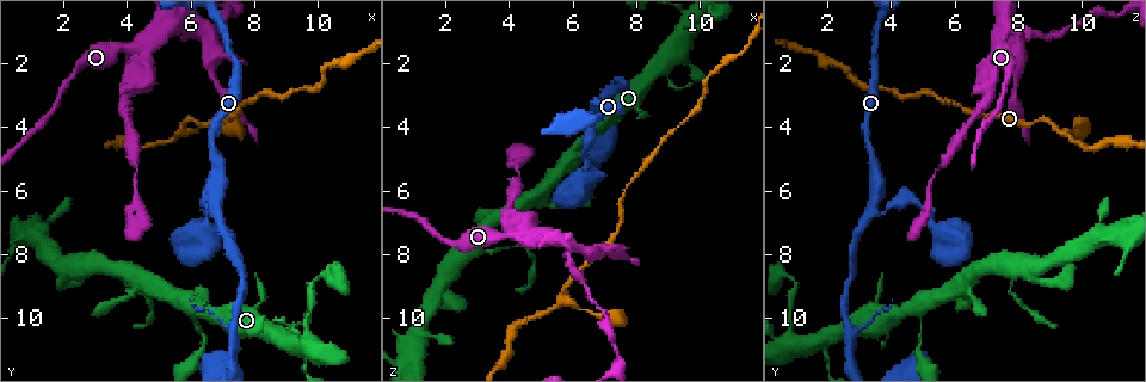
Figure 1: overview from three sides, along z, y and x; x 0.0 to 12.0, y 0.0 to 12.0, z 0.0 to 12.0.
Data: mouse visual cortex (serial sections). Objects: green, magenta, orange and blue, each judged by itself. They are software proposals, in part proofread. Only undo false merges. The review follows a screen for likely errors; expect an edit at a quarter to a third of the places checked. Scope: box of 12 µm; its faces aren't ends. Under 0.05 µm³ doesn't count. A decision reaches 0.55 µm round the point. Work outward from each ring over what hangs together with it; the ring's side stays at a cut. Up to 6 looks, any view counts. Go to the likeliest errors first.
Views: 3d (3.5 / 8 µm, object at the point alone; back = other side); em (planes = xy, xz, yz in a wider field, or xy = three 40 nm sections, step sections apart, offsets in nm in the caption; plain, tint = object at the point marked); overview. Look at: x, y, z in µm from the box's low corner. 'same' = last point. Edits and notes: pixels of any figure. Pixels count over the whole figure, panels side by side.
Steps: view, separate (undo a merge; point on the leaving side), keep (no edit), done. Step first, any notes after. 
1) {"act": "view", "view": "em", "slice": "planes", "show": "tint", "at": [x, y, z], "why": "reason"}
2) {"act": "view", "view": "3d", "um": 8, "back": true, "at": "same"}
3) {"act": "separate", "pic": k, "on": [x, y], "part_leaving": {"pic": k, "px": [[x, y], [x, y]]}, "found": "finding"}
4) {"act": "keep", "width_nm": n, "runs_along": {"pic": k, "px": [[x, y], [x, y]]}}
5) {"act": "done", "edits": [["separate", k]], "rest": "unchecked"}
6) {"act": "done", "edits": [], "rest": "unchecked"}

{"act": "view", "view": "3d", "um": 3.5, "at": [6.7, 6.5, 3.4], "why": "thin neck"}

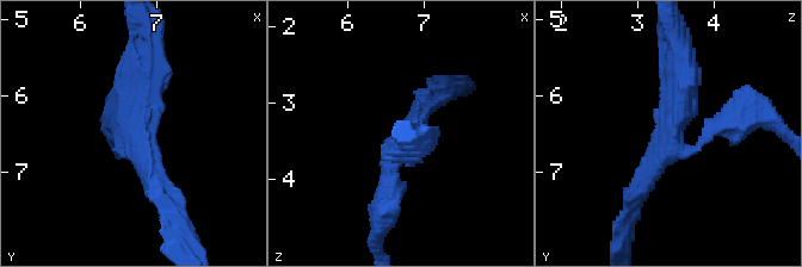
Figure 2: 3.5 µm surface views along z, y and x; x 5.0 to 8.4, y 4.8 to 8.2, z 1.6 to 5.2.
{"act": "view", "view": "em", "slice": "xy", "step": 3, "show": "tint", "at": [6.80, 6.50, 3.50], "why": "need the tissue"}

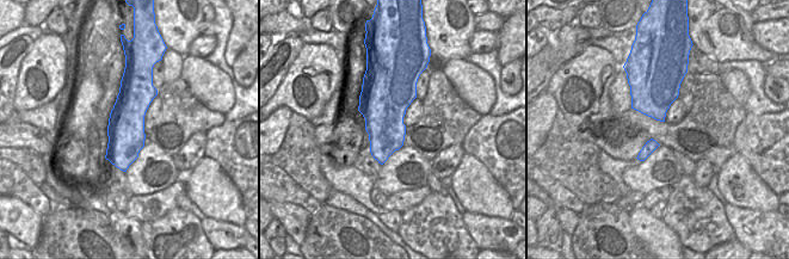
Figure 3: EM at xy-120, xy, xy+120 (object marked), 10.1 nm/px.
{"act": "view", "view": "em", "slice": "xy", "step": 2, "show": "tint", "at": "same", "why": "cut it another way"}

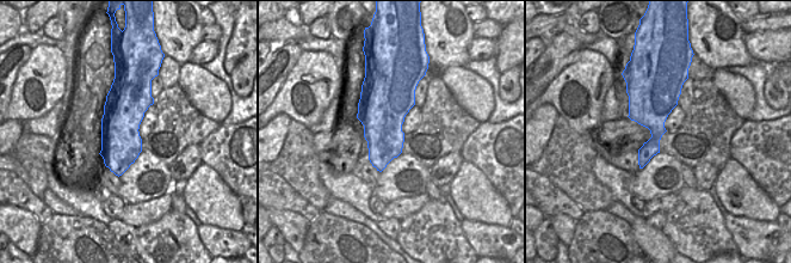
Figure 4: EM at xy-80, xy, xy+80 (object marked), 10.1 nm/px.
{"act": "keep", "runs_along": {"pic": 2, "px": [[682, 56], [672, 141], [693, 148], [725, 123]]}, "found": "one cell here"}

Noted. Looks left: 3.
{"act": "view", "view": "3d", "um": 8, "at": [5.4, 0.9, 7.4], "why": "looks like a crossing"}

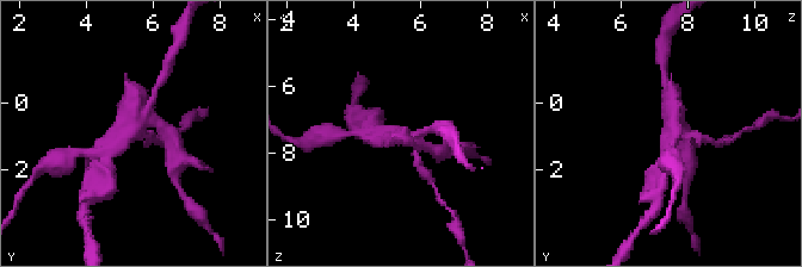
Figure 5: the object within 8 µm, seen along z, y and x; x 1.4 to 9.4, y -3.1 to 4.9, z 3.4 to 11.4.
{"act": "view", "view": "em", "slice": "xy", "step": 3, "show": "tint", "at": [5.3, 0.8, 7.5], "why": "now the EM"}

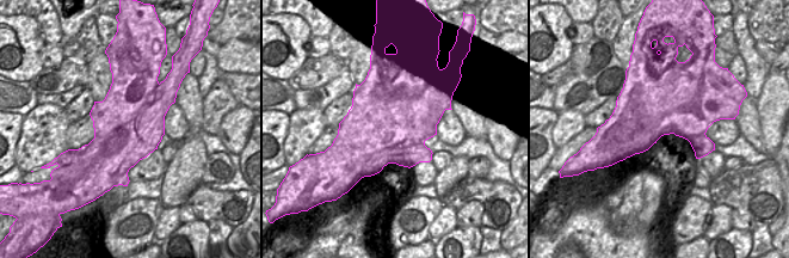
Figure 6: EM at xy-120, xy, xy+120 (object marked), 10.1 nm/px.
{"act": "separate", "pic": 5, "on": [134, 88], "part_leaving": {"pic": 5, "px": [[85, 151], [108, 150], [131, 131]]}, "found": "two cells meet here"}

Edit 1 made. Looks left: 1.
{"act": "done", "edits": [["separate", 5]], "rest": "unchecked"}

